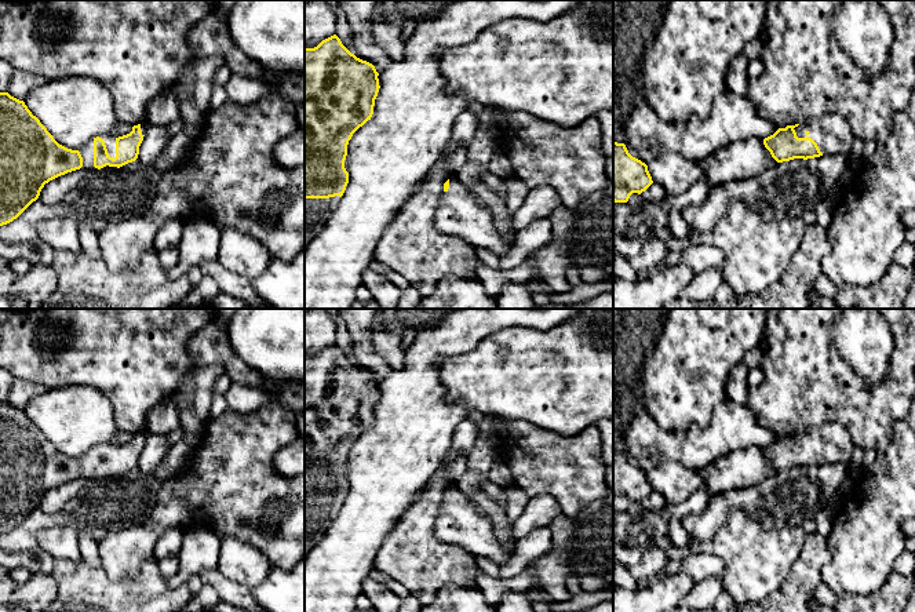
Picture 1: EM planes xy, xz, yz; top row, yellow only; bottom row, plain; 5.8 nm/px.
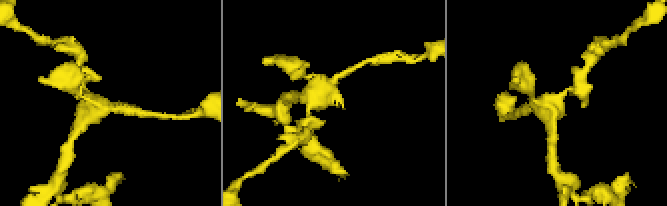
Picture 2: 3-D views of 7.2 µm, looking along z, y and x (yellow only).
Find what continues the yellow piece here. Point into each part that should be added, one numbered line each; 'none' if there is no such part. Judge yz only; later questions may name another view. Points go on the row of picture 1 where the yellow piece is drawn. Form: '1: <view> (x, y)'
1: yz (831, 133)

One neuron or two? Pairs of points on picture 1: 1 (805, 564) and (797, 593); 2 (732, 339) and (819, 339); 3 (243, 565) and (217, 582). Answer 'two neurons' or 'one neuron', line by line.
1: one neuron
2: two neurons
3: two neurons

